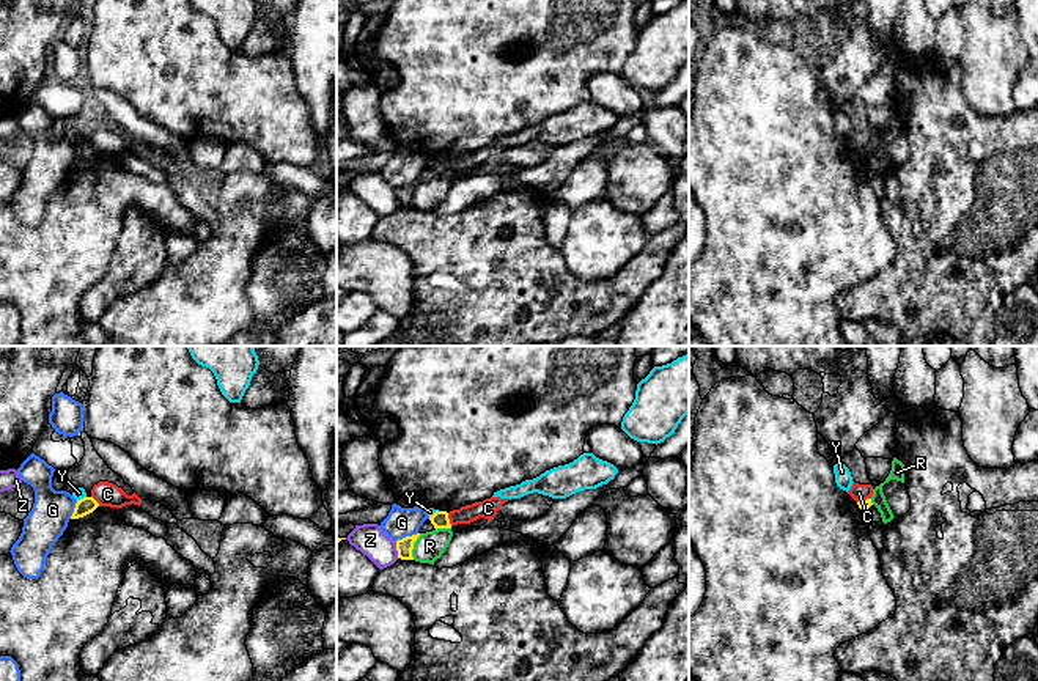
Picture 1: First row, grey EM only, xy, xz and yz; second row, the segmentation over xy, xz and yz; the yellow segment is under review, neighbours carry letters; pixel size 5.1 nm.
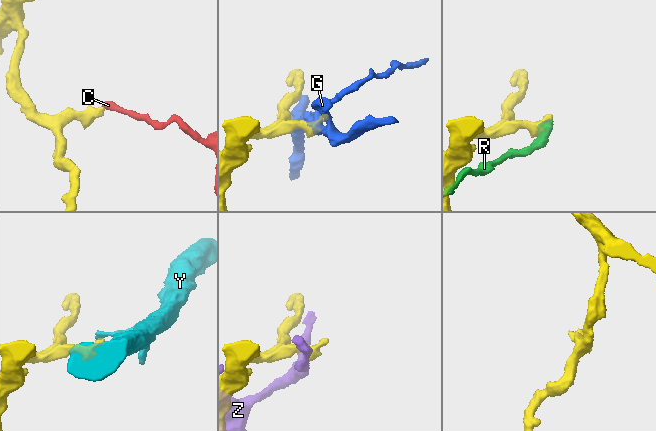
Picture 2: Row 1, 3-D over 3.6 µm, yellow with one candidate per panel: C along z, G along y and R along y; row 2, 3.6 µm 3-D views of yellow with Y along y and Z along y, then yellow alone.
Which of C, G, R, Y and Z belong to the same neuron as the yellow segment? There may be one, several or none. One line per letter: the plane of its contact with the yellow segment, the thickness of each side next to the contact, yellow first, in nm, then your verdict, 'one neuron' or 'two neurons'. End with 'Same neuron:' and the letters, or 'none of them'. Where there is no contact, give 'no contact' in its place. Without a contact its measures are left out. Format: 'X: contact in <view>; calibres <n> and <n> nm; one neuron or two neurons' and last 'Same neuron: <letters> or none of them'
C: contact in xz; calibres 90 and 100 nm; two neurons
G: contact in xz; calibres 90 and 150 nm; two neurons
R: contact in xz; calibres 90 and 150 nm; two neurons
Y: contact in xy; calibres 90 and 60 nm; two neurons
Z: contact in xz; calibres 90 and 160 nm; two neurons
Same neuron: none of them

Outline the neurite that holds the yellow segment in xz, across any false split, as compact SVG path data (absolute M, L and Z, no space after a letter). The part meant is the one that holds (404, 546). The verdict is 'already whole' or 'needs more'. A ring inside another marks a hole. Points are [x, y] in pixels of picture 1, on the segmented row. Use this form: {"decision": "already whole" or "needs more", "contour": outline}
{"decision": "already whole", "contour": "M420 533L406 536L406 538L396 541L398 558L414 560L412 549L414 549L414 543L417 541L418 536L420 536Z"}

